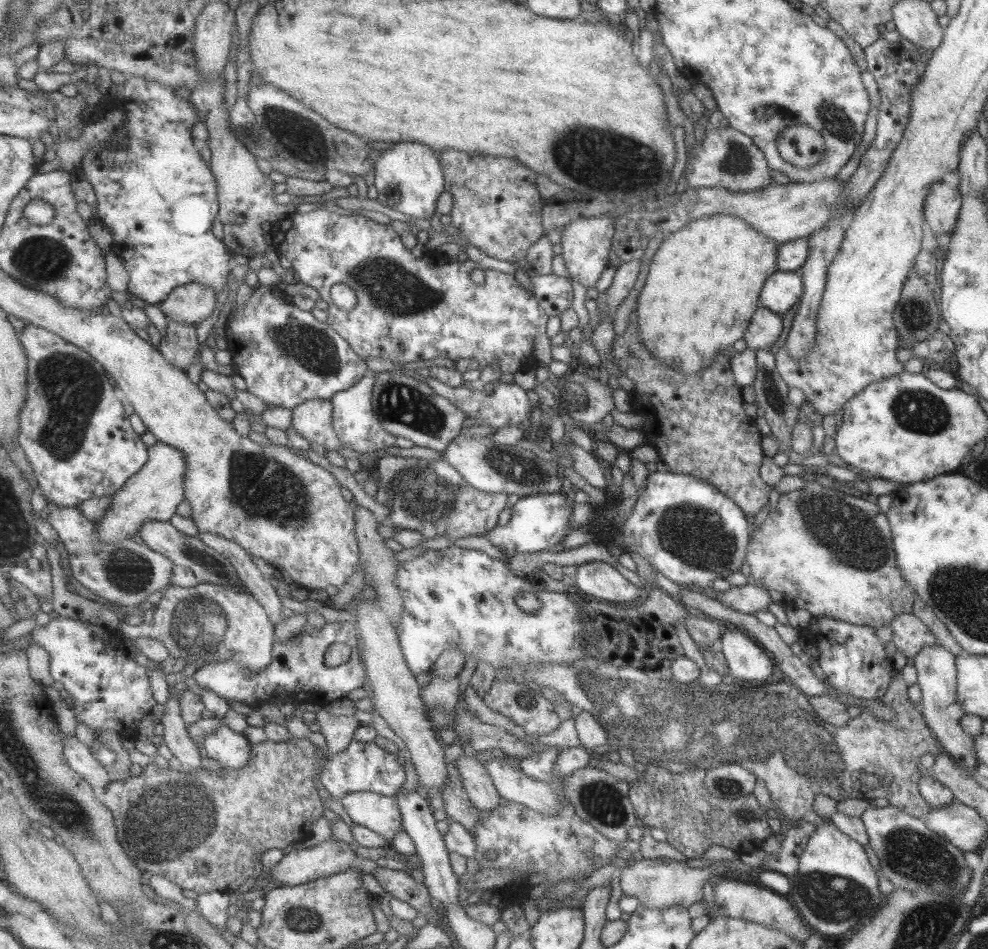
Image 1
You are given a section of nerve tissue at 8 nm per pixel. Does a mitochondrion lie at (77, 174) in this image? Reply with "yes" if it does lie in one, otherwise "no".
no

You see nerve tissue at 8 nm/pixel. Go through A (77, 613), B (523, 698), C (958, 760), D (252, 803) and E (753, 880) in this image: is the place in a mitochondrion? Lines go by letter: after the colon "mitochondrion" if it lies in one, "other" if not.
A: other
B: mitochondrion
C: other
D: other
E: other

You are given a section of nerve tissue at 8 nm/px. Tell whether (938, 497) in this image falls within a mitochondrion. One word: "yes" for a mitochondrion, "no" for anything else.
no

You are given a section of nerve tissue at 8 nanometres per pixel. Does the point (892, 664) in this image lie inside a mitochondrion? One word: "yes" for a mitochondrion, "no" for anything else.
no

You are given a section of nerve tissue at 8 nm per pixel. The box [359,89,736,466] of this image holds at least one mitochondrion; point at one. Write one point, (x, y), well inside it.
(607, 154)

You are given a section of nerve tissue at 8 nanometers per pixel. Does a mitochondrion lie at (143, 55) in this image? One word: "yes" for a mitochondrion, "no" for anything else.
no

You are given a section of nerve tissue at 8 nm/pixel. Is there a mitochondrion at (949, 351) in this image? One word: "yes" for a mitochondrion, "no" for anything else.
no

